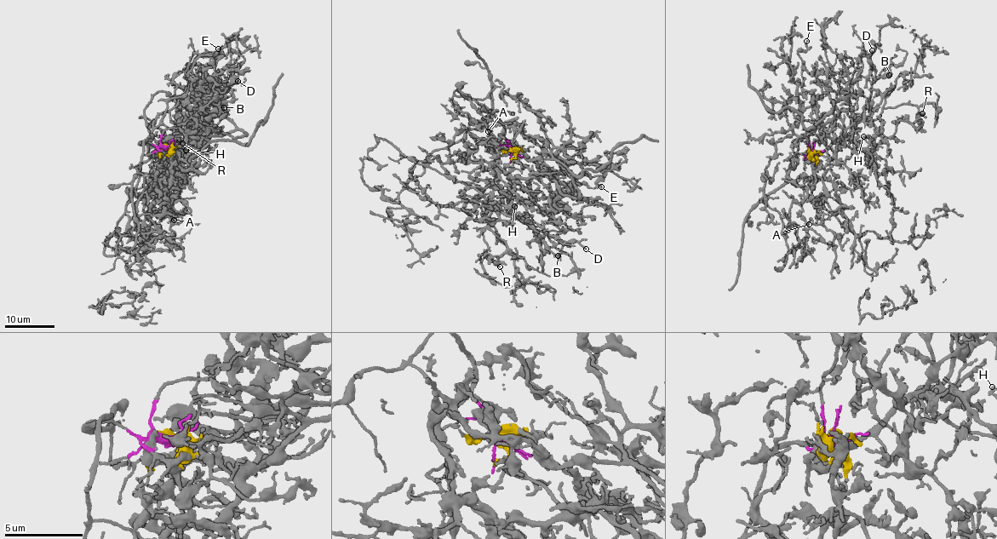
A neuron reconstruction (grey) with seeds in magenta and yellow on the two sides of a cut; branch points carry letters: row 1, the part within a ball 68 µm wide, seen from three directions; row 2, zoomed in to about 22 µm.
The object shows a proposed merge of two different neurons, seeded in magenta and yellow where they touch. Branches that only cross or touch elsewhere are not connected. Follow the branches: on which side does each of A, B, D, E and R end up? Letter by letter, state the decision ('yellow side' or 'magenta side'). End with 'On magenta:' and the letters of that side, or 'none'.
A: yellow side
B: magenta side
D: magenta side
E: yellow side
R: magenta side
On magenta: B, D, R

